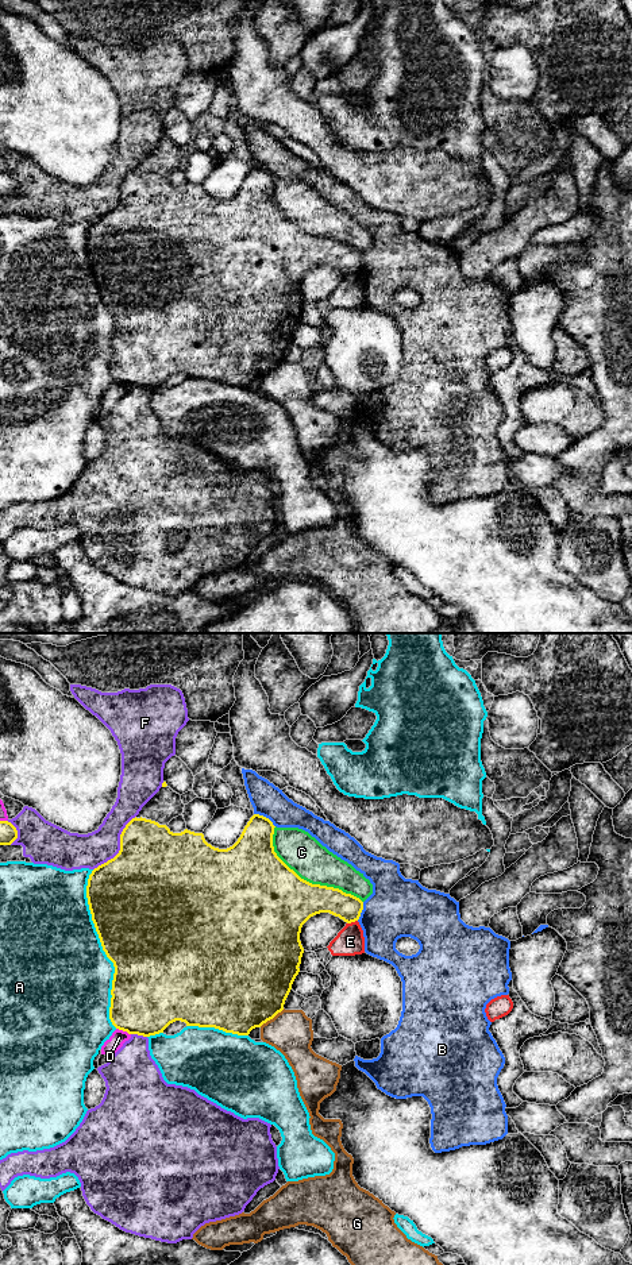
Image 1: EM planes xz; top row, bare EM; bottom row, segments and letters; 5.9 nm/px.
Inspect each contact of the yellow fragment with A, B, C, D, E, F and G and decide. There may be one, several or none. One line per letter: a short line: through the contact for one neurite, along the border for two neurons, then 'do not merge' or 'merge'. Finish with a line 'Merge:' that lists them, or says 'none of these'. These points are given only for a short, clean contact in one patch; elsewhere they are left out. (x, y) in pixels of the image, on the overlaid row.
A: do not merge
B: do not merge
C: do not merge
D: do not merge
E: line xz (357, 920), (347, 924); do not merge
F: do not merge
G: do not merge
Merge: none of these

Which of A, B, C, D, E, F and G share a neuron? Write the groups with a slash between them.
A / B / C / D / E / F / G

